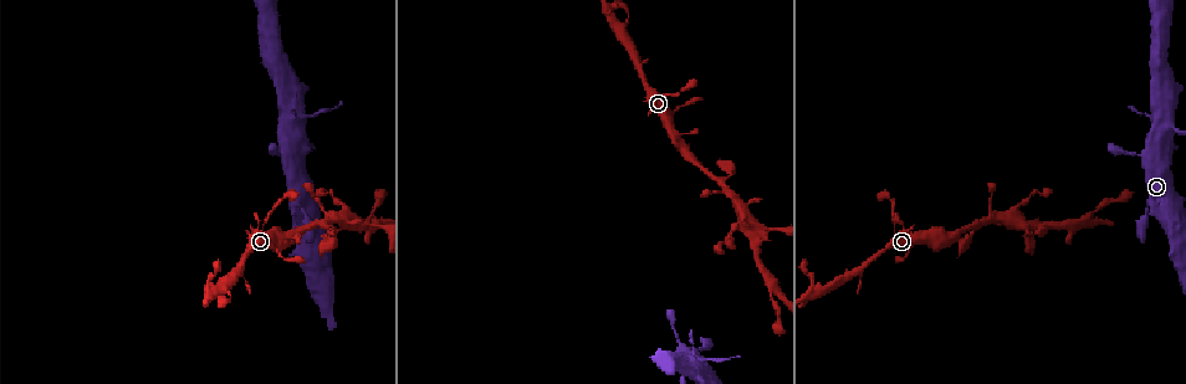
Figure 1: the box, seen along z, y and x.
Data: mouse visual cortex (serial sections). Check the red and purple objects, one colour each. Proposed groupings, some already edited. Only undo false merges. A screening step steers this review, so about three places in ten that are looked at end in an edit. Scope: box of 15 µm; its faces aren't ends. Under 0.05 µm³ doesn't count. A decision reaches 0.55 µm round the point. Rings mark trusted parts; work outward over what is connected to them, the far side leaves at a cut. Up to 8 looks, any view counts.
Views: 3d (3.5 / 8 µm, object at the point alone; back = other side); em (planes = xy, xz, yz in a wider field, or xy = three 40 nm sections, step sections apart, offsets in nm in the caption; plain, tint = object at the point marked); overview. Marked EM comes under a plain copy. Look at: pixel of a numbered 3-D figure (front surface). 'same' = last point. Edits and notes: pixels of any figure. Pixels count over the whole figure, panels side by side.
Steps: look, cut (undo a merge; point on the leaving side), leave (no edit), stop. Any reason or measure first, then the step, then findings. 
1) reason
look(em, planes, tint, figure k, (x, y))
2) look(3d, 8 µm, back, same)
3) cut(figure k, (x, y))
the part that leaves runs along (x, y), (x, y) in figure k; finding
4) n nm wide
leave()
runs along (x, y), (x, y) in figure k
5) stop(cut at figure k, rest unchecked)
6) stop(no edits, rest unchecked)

sharp bend
look(3d, 8 µm, figure 1, (614, 22))

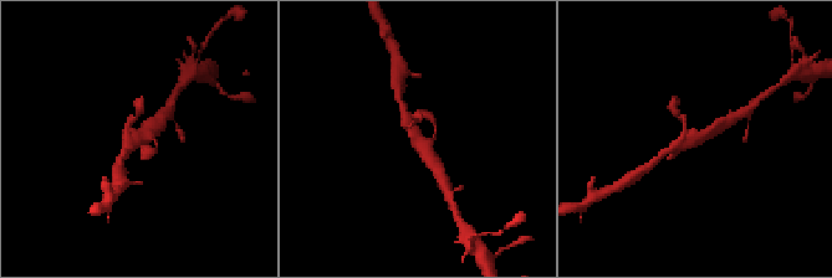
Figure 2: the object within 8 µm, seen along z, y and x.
look(em, planes, tint, figure 2, (134, 137))

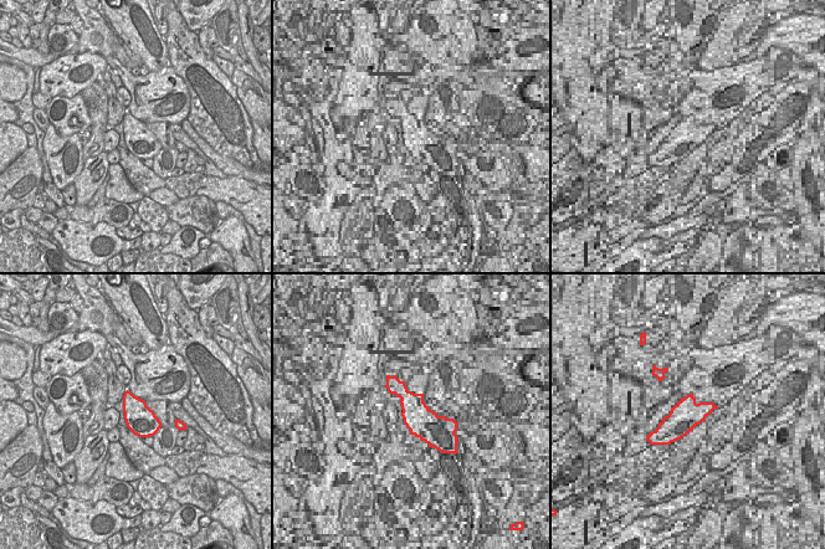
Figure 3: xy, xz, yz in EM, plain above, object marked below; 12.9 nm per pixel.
leave()
one cell here

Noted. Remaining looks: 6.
sharp bend
look(3d, 3.5 µm, figure 1, (321, 222))

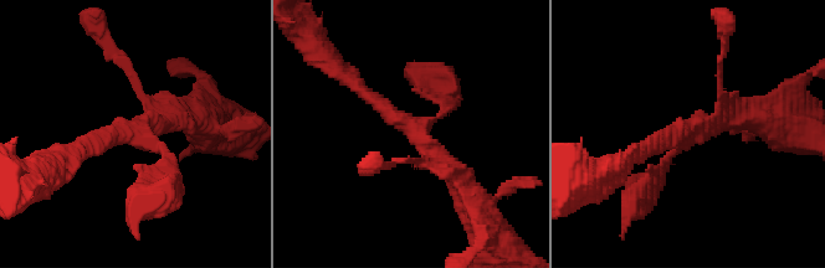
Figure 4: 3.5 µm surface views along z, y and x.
leave()
runs along (347, 77), (415, 130), (465, 187) in figure 4; one cell here

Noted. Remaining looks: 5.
four or more arms meet
look(3d, 3.5 µm, back, figure 1, (357, 228))

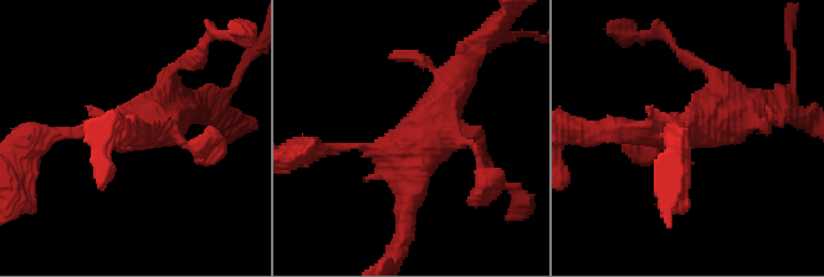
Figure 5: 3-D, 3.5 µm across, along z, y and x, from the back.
look(em, xy, step 2, tint, figure 5, (413, 144))

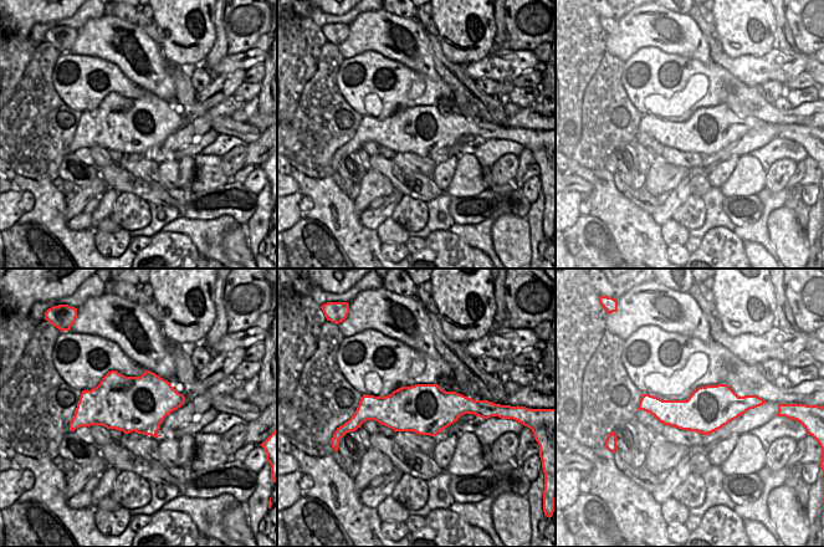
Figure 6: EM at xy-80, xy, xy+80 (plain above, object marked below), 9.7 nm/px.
leave()
continuous, no second cell

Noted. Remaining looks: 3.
stop(no edits, rest unchecked)

